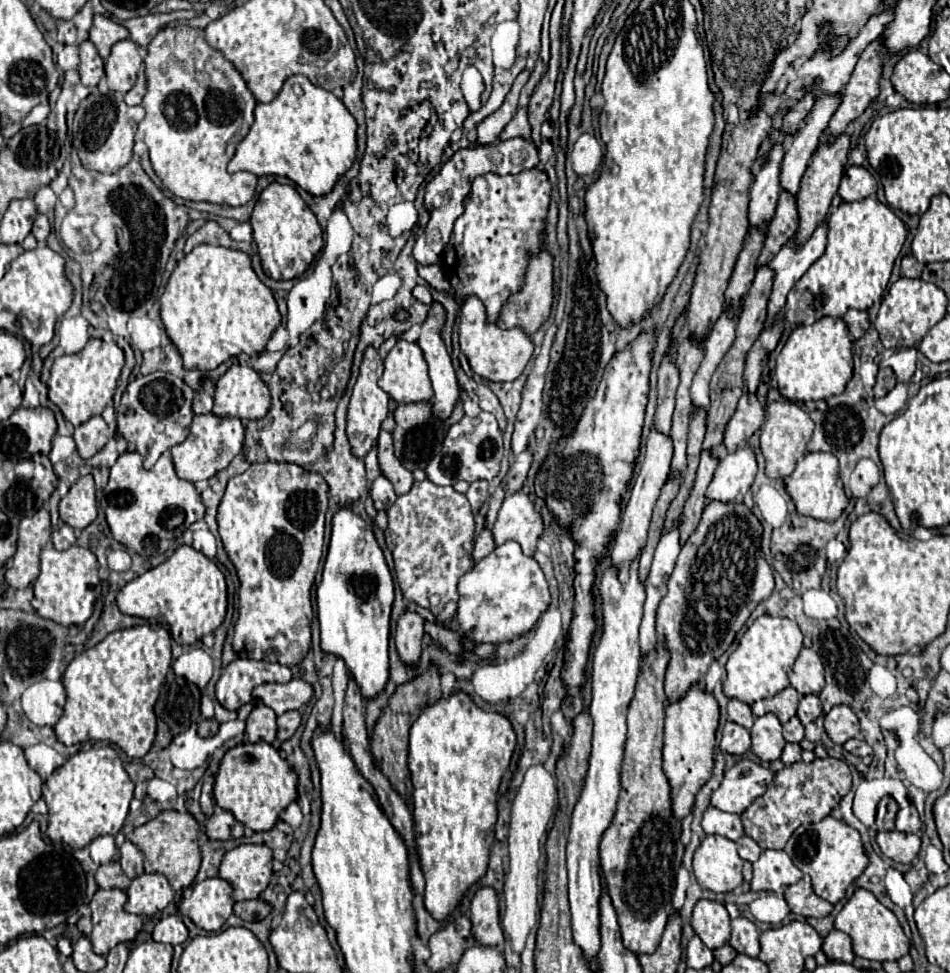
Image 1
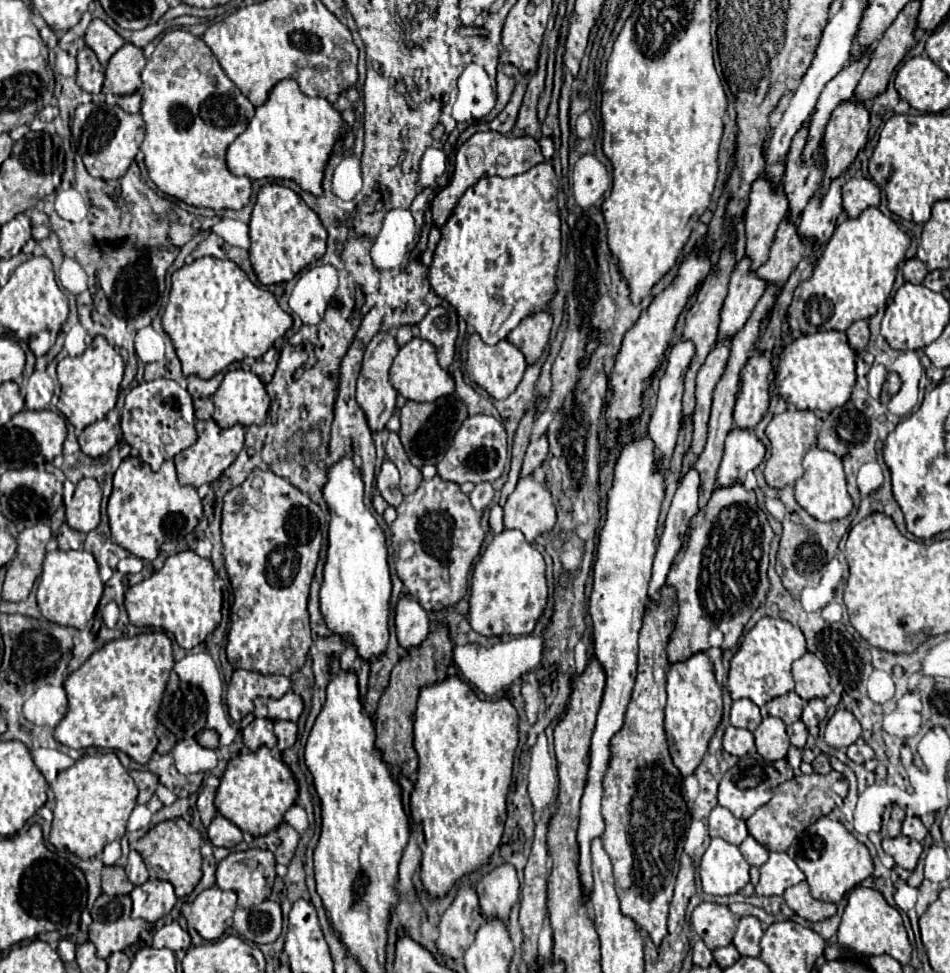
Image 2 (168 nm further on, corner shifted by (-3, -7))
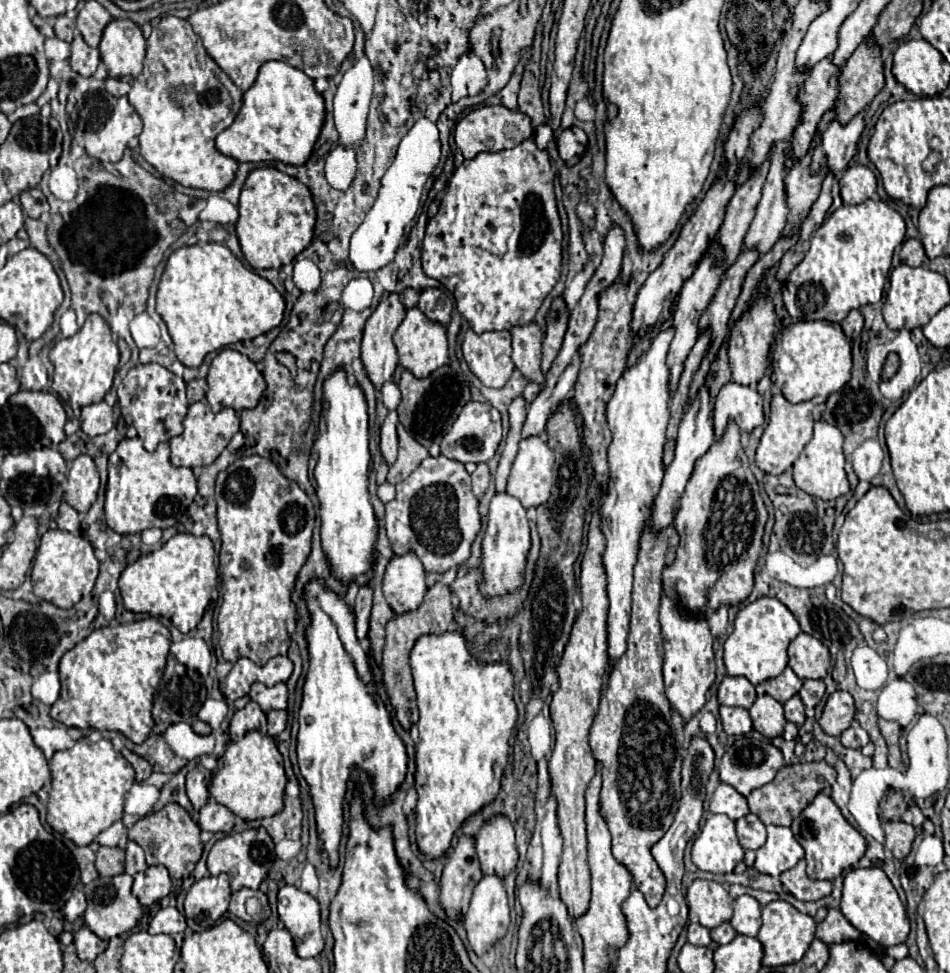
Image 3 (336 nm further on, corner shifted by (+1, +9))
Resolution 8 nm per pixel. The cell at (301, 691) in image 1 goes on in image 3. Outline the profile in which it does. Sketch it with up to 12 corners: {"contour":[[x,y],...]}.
{"contour":[[256,682],[248,696],[264,712],[284,710],[286,684],[272,688]]}

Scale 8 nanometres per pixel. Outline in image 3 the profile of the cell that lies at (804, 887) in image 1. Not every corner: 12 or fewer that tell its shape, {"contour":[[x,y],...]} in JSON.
{"contour":[[806,860],[780,876],[782,886],[798,900],[820,900],[832,882],[810,880]]}

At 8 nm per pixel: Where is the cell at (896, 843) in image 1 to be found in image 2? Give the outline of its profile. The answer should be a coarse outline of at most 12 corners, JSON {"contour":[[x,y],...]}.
{"contour":[[906,836],[882,840],[898,866],[914,870],[922,844]]}

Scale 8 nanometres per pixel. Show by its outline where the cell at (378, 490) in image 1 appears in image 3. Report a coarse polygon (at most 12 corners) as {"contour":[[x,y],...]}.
{"contour":[[392,410],[382,424],[380,450],[388,464],[398,452],[396,424]]}

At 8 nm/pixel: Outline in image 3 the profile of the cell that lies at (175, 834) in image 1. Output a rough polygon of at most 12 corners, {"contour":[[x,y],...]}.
{"contour":[[180,804],[140,818],[128,838],[148,866],[188,876],[204,844]]}

